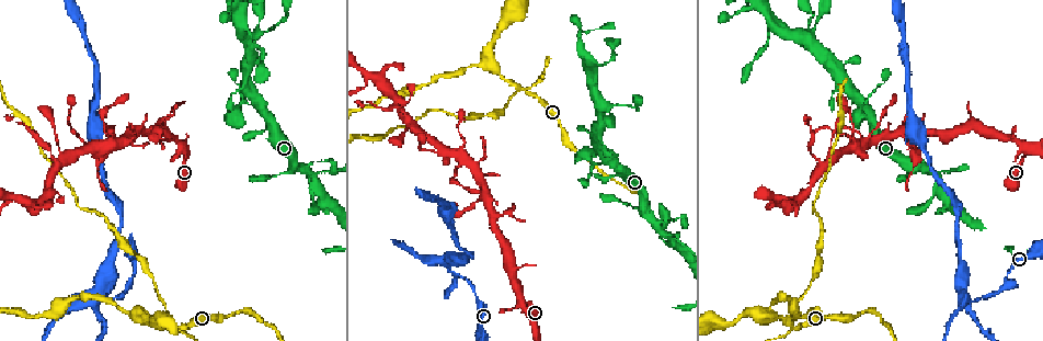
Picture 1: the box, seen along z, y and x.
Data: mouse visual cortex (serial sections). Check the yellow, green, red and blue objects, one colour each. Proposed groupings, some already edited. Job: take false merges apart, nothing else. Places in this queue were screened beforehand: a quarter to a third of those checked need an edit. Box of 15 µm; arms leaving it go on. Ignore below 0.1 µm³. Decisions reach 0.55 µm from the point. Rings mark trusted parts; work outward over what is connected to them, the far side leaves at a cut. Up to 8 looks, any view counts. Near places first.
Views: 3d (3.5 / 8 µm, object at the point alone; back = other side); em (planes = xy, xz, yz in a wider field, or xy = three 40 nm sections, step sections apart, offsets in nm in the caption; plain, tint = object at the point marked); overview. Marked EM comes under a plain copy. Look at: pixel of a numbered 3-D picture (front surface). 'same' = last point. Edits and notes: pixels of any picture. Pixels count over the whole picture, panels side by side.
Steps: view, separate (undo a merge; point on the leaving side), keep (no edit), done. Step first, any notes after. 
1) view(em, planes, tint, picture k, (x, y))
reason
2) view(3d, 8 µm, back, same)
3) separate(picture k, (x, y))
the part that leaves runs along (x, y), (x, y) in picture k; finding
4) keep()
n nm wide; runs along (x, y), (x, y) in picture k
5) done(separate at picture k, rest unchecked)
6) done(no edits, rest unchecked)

view(3d, 3.5 µm, picture 1, (520, 85))
looks like a crossing

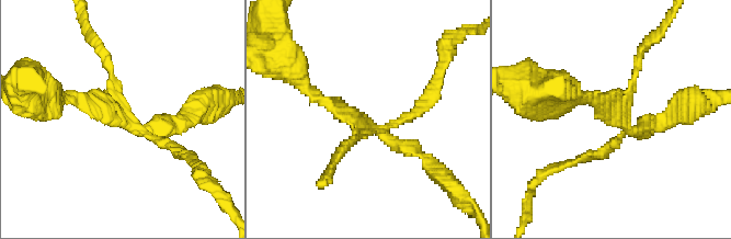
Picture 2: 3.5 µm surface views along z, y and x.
view(em, xy, step 5, tint, picture 2, (620, 118))
4 arms; arms of 100, 150, 150, 200 nm

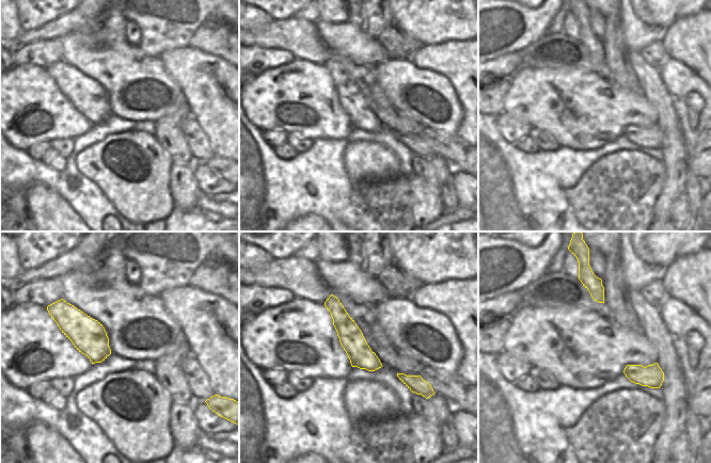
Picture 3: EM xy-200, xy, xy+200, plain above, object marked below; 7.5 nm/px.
view(em, xy, step 1, tint, same)

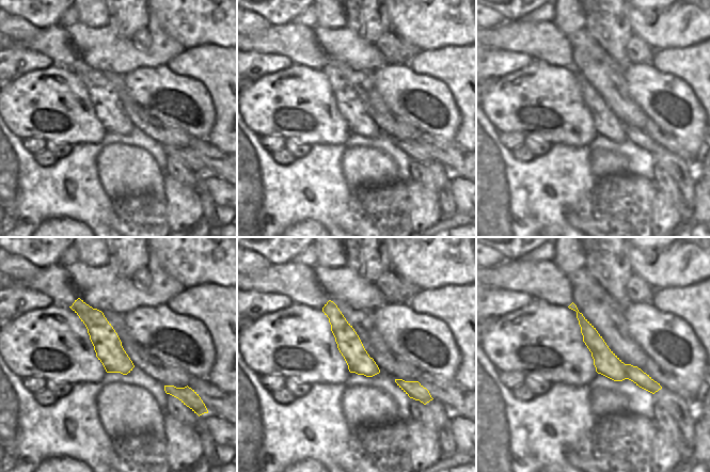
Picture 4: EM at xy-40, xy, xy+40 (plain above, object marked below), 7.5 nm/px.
keep()
180 nm wide; runs along (579, 315), (621, 372), (657, 387) in picture 4; continuous, no second cell

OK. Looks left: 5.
view(3d, 3.5 µm, picture 1, (1028, 152))
abrupt turn

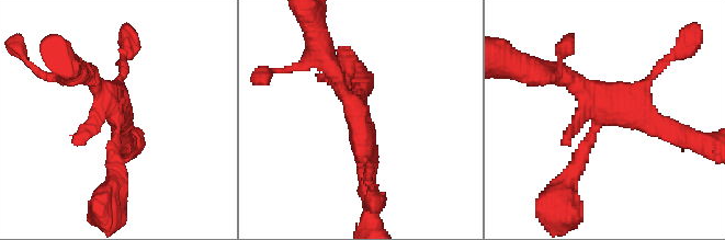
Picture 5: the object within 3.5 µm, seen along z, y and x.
view(em, xy, step 5, tint, picture 5, (611, 113))
need the tissue

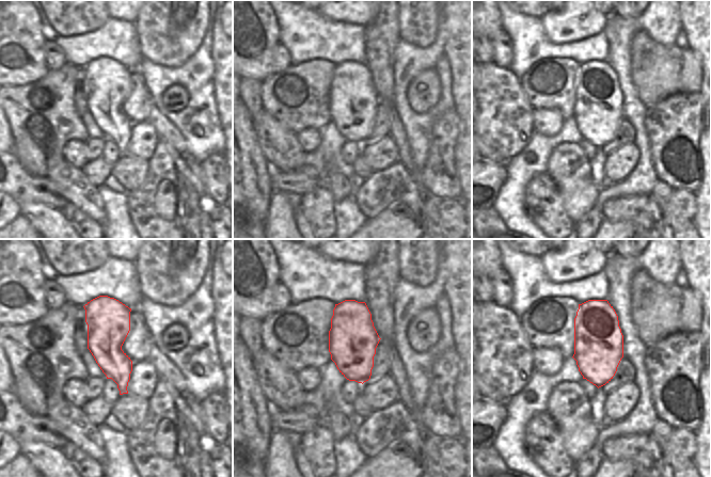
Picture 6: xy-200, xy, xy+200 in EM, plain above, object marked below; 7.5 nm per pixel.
view(em, xy, step 1, tint, same)

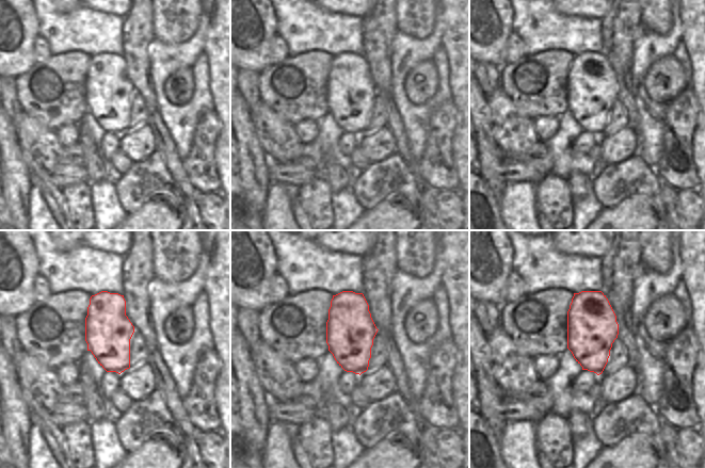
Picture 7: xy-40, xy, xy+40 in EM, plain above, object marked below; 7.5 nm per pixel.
keep()
runs along (573, 172), (598, 118), (632, 101), (663, 132) in picture 5; continuous, no second cell

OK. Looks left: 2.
view(3d, 3.5 µm, picture 1, (316, 182))
four arms meet

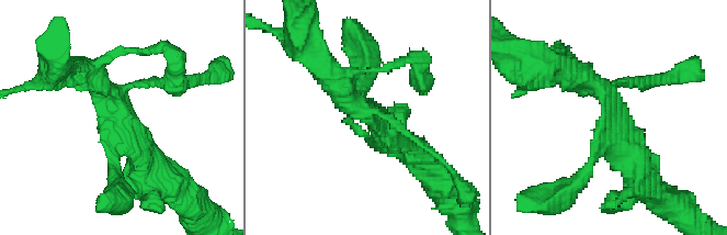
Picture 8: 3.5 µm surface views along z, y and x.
view(em, xy, step 5, tint, picture 8, (370, 115))
4 arms; arms of 100, 150, 300, 400 nm; now the EM

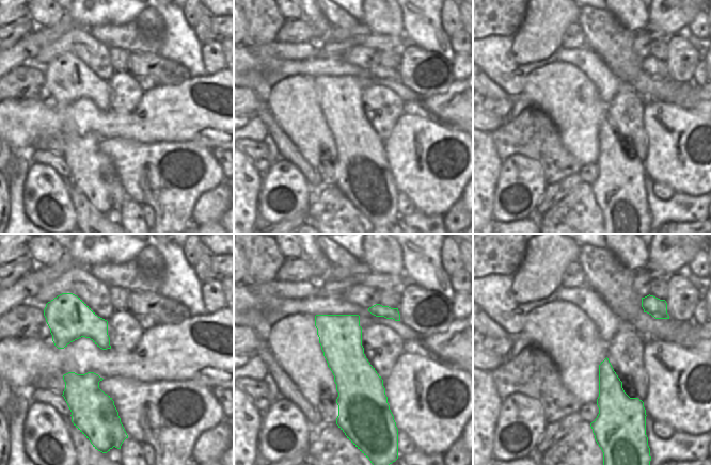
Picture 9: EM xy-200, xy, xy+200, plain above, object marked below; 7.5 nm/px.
keep()
runs along (83, 75), (117, 98), (155, 176) in picture 8; one cell here

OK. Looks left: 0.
done(no edits, rest unchecked)

